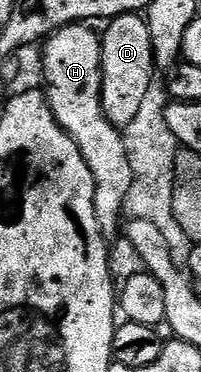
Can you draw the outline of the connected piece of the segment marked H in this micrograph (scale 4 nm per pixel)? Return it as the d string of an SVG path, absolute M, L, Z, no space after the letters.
M69 25L53 31L44 47L44 83L48 104L58 125L78 145L90 173L94 177L94 213L98 217L100 232L106 241L119 236L124 202L130 193L130 157L126 157L126 145L121 128L106 117L100 90L100 40L88 25Z

